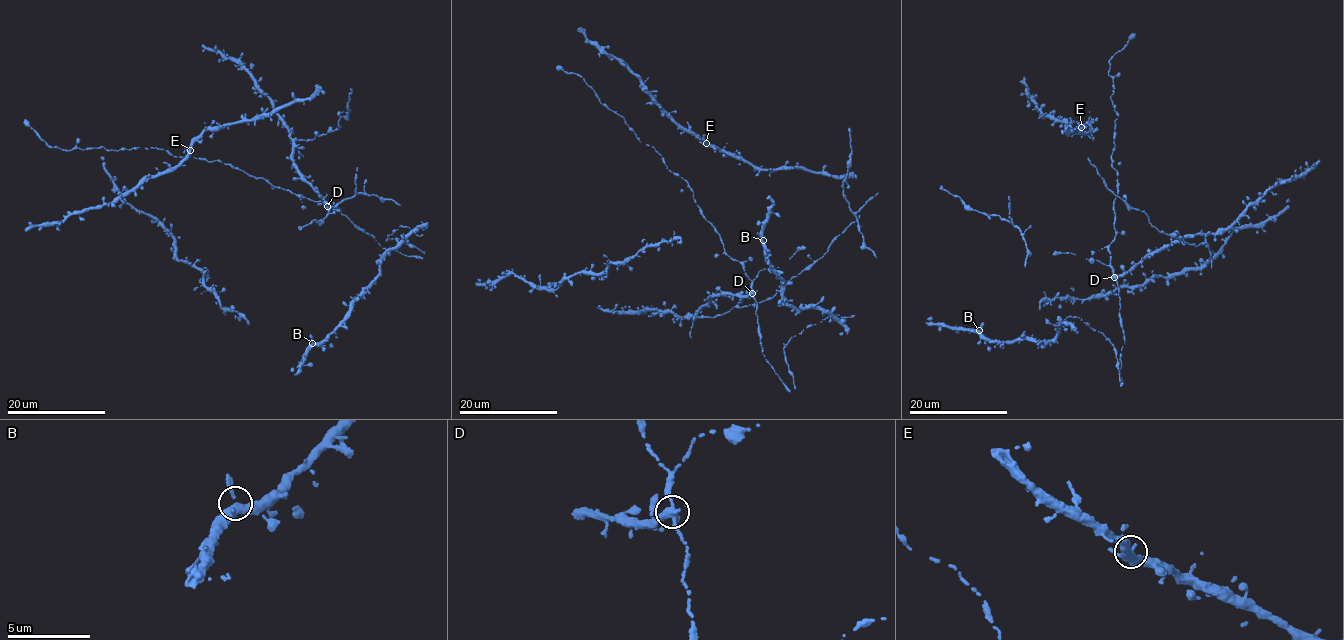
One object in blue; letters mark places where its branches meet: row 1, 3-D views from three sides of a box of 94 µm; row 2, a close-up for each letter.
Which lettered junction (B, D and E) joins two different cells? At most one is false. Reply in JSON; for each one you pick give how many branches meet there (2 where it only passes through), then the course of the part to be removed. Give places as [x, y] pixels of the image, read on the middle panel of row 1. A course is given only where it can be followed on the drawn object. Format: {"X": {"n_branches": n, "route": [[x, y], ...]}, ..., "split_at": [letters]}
{"D": {"n_branches": 3}, "split_at": ["D"]}

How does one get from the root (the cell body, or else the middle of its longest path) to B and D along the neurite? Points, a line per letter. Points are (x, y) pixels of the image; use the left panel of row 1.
B: (398, 229), (402, 225), (413, 230), (382, 260), (376, 279), (364, 288), (342, 322), (319, 344), (312, 343)
D: (398, 229), (388, 235), (389, 239), (418, 248), (422, 258), (380, 246), (339, 209), (327, 206)

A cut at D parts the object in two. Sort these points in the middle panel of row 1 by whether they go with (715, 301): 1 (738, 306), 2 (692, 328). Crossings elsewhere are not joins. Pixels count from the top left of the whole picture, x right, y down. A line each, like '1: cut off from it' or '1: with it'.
1: cut off from it
2: cut off from it

